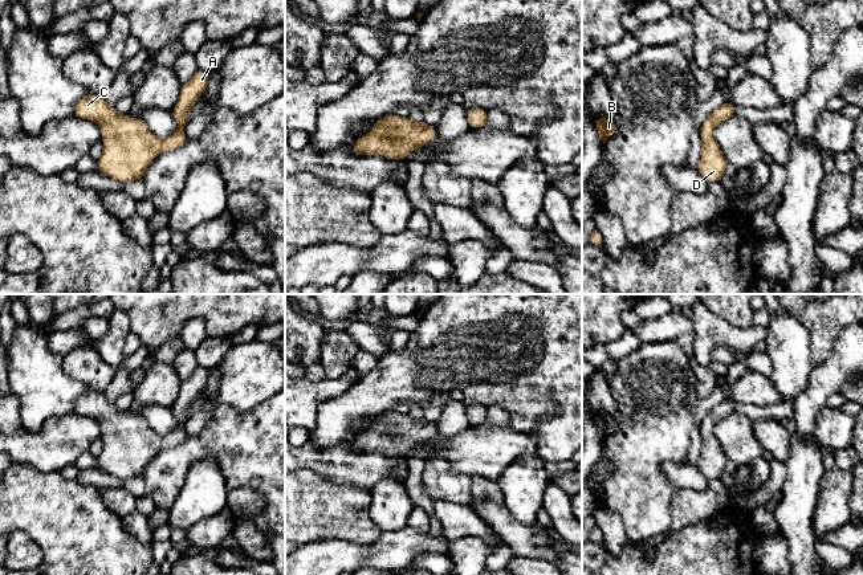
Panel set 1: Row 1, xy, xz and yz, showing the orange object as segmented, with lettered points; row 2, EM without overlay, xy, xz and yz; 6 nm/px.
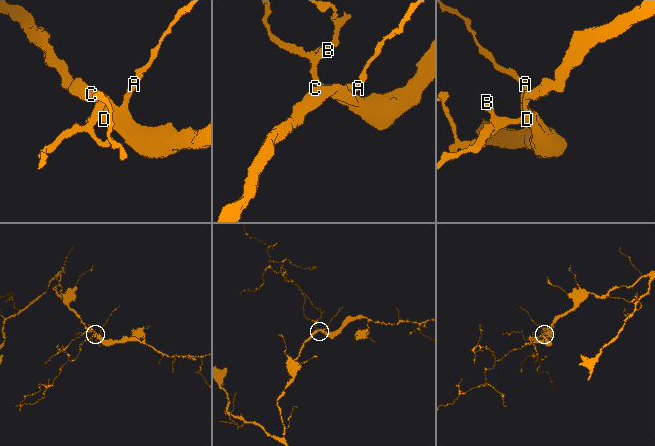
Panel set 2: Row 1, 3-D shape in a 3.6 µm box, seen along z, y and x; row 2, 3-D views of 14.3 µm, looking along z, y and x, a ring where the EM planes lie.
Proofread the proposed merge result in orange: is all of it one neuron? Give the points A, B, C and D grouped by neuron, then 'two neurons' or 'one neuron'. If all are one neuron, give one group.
groups A B C D; one neuron

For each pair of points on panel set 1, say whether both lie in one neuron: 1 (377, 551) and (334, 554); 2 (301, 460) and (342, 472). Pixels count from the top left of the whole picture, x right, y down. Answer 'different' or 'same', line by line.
1: same
2: same

